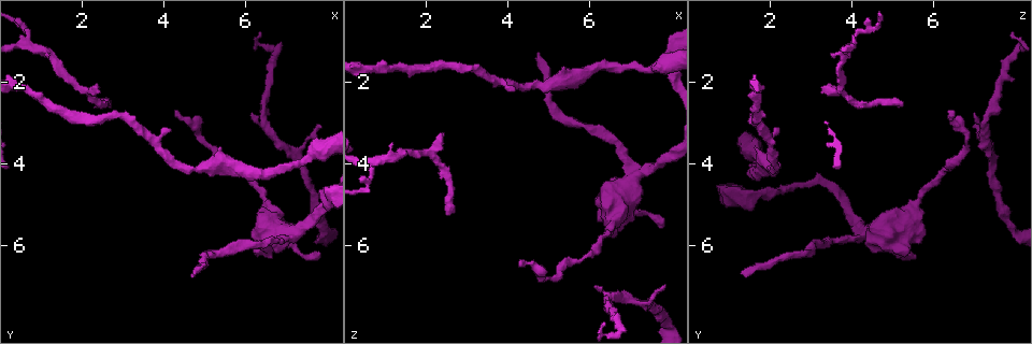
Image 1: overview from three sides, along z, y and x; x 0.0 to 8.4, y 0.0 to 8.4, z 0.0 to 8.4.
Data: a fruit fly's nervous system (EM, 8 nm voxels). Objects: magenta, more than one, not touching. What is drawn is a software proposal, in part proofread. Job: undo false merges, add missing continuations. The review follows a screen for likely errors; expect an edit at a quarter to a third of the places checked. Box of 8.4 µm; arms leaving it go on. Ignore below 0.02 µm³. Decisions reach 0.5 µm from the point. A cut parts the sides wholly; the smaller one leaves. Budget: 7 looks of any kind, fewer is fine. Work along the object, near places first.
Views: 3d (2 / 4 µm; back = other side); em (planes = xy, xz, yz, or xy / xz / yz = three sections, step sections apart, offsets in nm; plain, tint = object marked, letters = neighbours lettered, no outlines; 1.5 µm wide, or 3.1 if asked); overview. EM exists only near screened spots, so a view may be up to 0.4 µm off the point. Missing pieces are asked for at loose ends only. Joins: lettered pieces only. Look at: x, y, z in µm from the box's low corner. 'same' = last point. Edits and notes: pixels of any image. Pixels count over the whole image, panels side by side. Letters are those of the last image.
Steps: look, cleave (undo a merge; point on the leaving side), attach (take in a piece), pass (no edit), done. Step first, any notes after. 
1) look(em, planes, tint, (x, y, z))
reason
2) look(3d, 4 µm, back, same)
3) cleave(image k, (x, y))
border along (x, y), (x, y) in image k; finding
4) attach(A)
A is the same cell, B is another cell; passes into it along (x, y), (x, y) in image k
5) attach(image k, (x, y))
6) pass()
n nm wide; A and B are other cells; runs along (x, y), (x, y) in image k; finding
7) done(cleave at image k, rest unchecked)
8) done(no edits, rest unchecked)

look(3d, 4 µm, (4.75, 6.75, 1.30))
tapers out

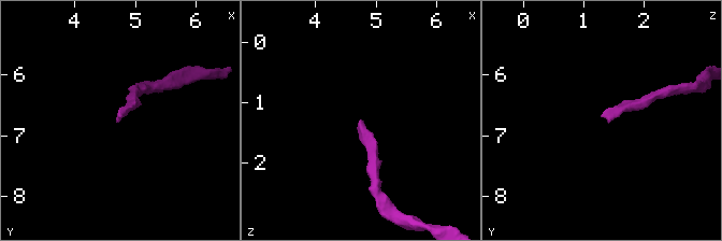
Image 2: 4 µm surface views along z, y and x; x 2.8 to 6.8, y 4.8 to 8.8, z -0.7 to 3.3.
look(em, planes, tint, (4.70, 6.65, 1.30))

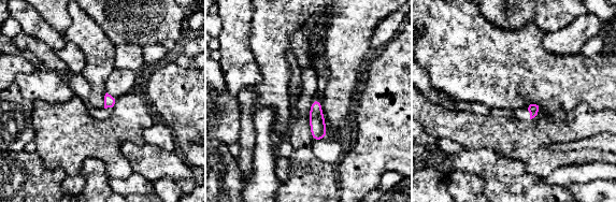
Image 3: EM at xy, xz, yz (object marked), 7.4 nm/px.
look(em, planes, letters, same)

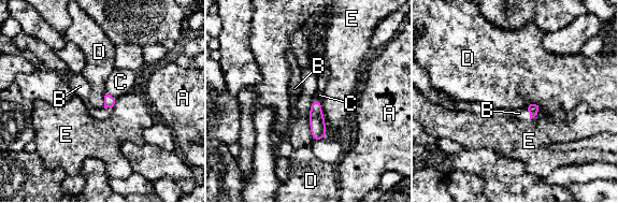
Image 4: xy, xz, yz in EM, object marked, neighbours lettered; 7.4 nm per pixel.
attach(B)
B is the same cell, A, C, D and E are other cells; passes into it along (533, 109), (530, 114), (519, 113) in image 4; the cell continues

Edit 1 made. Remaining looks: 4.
look(overview)

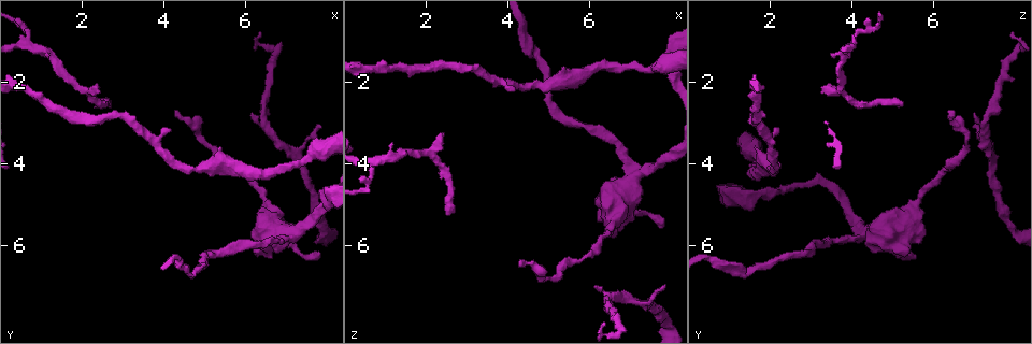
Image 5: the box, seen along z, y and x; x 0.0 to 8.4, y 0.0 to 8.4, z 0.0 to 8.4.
look(em, planes, letters, (7.85, 3.10, 6.95))
free end

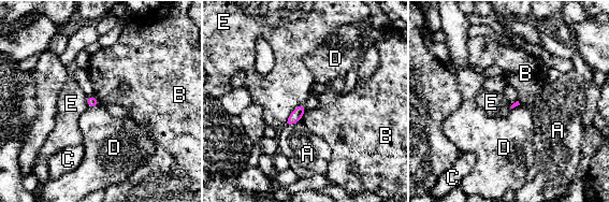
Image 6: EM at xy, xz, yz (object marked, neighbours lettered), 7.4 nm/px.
pass()
A, B, C, D and E are other cells; border along (303, 102), (291, 112), (286, 123) in image 6; none of them fits

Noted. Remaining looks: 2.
look(em, planes, tint, (7.60, 3.80, 1.65))
calibre changes

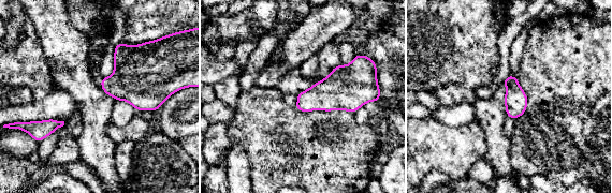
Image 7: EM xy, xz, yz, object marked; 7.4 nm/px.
look(em, planes, letters, same)

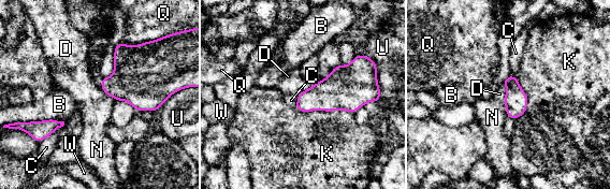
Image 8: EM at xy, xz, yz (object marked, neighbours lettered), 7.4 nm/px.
pass()
B, C, D, K, N, Q, U and W are other cells; border along (500, 80), (505, 86), (504, 100) in image 8; one cell here

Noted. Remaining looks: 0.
done(attach at image 4, rest unchecked)

